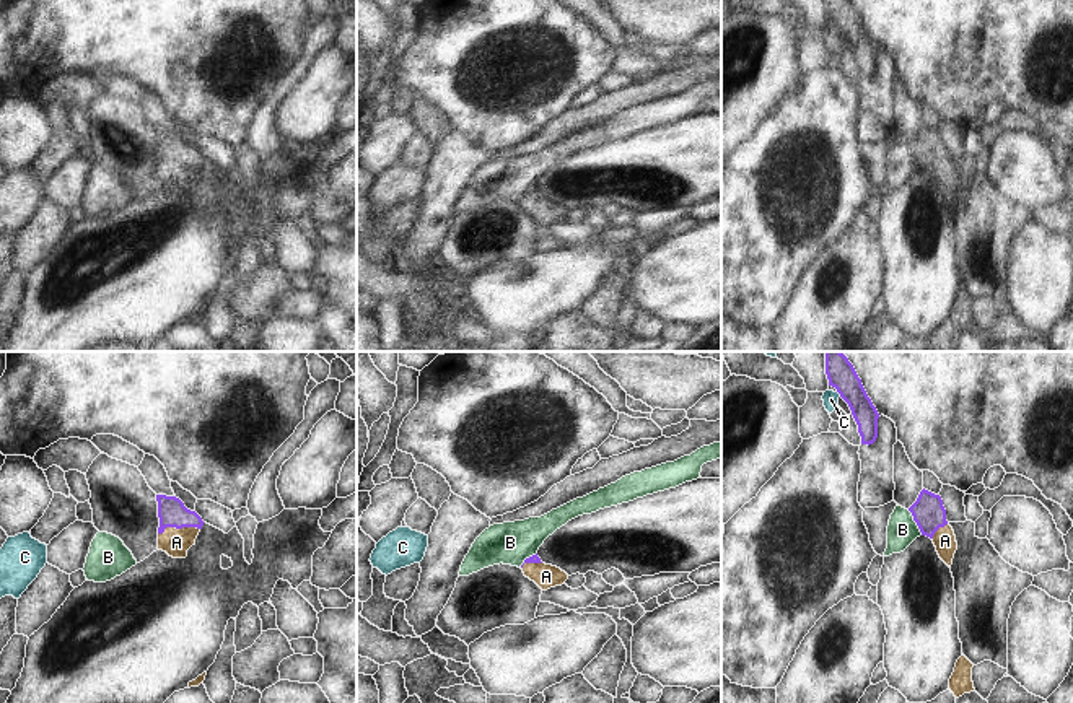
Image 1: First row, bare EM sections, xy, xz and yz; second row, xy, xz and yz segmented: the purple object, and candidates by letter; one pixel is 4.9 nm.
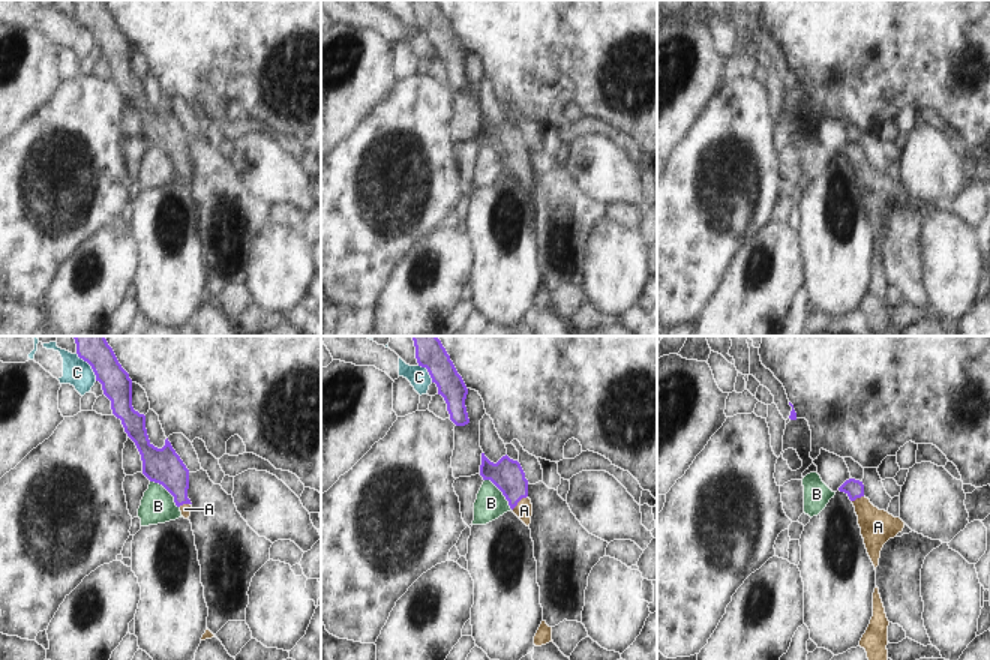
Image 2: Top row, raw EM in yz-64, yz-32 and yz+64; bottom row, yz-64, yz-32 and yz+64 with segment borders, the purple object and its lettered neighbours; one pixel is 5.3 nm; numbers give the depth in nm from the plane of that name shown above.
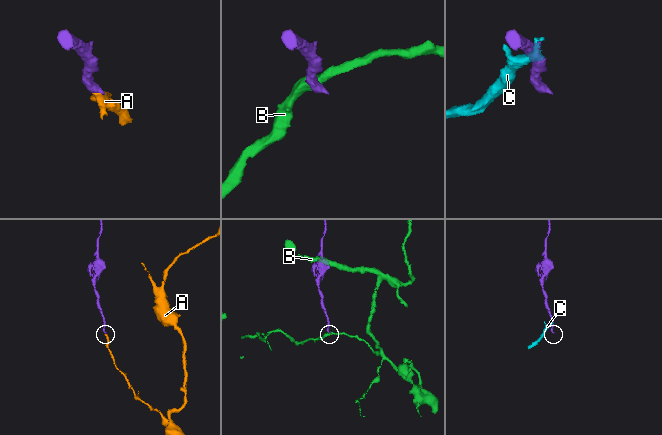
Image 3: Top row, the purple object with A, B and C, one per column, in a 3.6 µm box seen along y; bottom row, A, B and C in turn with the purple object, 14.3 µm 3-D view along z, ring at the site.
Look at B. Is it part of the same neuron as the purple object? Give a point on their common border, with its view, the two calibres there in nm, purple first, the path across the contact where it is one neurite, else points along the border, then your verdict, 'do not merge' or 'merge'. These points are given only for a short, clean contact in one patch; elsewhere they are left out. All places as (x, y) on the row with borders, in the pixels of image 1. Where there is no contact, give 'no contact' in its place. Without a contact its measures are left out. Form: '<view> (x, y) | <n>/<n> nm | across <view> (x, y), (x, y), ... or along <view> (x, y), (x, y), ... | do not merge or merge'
yz (915, 521) | 160/150 nm | along yz (907, 510), (922, 534) | do not merge

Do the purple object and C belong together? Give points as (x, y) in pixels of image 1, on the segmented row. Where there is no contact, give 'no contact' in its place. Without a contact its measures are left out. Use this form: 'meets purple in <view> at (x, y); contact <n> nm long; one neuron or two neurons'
meets purple in yz at (839, 392); contact 40 nm long; two neurons

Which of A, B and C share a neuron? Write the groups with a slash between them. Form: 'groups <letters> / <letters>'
groups A / B / C

